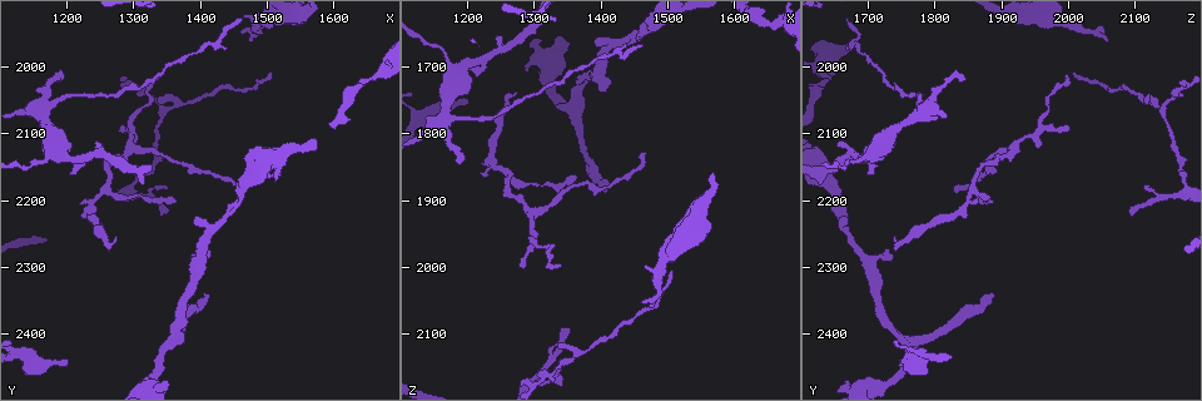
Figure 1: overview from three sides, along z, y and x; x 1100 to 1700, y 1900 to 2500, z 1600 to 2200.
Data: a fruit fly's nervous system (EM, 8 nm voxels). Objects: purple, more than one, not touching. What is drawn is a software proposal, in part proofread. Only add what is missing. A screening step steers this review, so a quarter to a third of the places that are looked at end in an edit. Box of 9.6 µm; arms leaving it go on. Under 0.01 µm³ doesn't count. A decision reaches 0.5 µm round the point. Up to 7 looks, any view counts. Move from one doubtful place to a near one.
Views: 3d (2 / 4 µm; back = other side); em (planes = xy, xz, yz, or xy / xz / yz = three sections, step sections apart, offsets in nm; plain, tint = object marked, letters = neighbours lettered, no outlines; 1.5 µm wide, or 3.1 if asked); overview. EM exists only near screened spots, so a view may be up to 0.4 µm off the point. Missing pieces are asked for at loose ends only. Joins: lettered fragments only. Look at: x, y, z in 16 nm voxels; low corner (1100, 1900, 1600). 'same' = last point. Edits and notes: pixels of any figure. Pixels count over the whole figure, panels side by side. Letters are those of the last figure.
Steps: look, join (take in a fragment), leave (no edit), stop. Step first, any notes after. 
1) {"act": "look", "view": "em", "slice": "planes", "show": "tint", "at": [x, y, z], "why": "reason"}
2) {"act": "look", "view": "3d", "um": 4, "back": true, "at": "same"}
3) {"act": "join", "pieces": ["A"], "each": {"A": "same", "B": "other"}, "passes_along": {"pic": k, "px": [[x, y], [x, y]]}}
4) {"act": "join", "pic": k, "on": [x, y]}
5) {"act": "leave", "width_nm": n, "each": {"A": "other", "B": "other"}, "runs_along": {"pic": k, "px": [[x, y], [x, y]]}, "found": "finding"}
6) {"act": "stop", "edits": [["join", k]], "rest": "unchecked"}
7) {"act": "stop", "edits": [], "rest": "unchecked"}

{"act": "look", "view": "em", "slice": "xz", "step": 8, "show": "tint", "at": [1200, 2440, 1750], "why": "free end"}

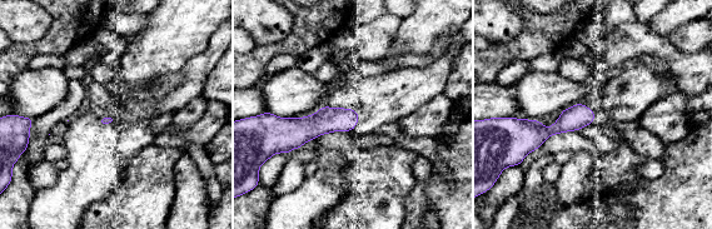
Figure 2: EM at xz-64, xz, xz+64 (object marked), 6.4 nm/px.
{"act": "look", "view": "em", "slice": "planes", "show": "letters", "at": "same"}

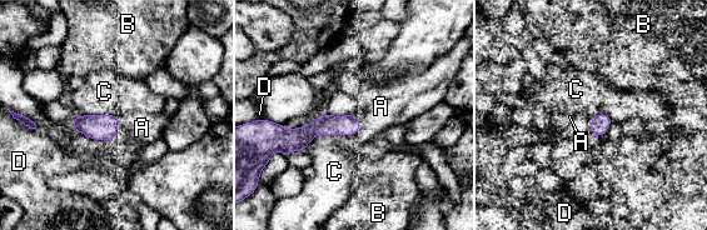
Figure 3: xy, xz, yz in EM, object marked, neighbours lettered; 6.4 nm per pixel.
{"act": "join", "pieces": ["A"], "each": {"A": "same", "B": "other", "C": "other", "D": "other"}, "found": "it goes on there"}

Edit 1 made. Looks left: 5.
{"act": "look", "view": "overview", "why": "redraw"}

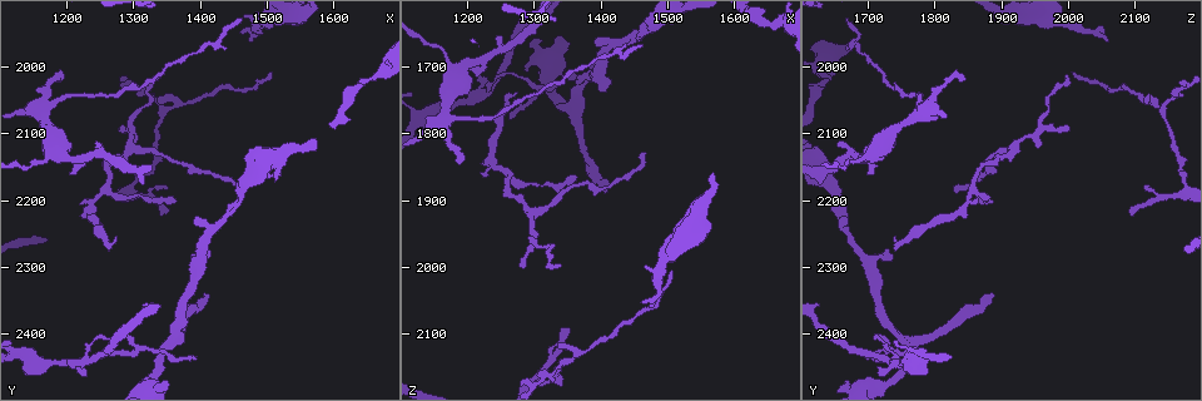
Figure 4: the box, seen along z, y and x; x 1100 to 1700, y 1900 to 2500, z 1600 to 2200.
{"act": "look", "view": "em", "slice": "yz", "step": 4, "show": "plain", "at": [1360, 2200, 1870], "why": "branch stops here"}

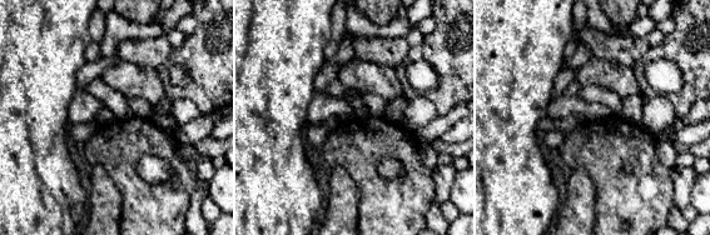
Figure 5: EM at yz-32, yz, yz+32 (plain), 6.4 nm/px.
{"act": "look", "view": "em", "slice": "yz", "step": 4, "show": "tint", "at": "same", "why": "where the object lies"}

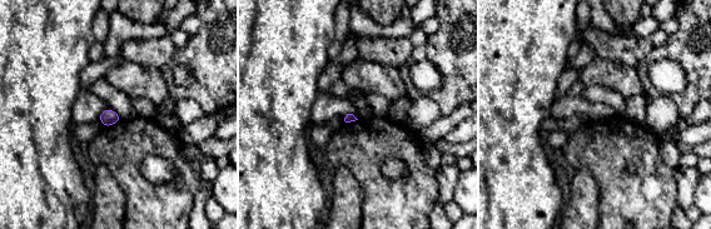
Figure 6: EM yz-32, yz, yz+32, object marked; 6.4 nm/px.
{"act": "look", "view": "em", "slice": "yz", "step": 4, "show": "letters", "at": "same"}

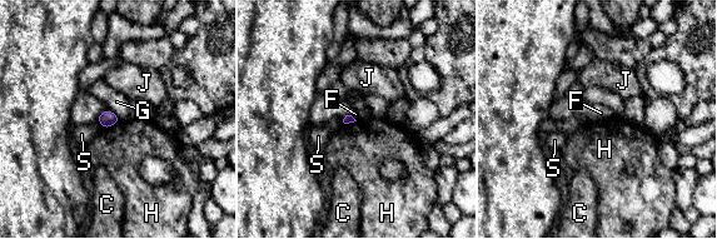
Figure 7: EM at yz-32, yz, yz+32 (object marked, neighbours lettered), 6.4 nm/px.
{"act": "leave", "each": {"C": "other", "F": "other", "G": "other", "H": "other", "J": "other", "S": "other"}, "border": {"pic": 7, "px": [[109, 108], [120, 120]]}, "found": "none of them fits"}

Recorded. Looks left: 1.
{"act": "look", "view": "em", "slice": "planes", "show": "letters", "at": [1465, 2185, 1830], "why": "an open end"}

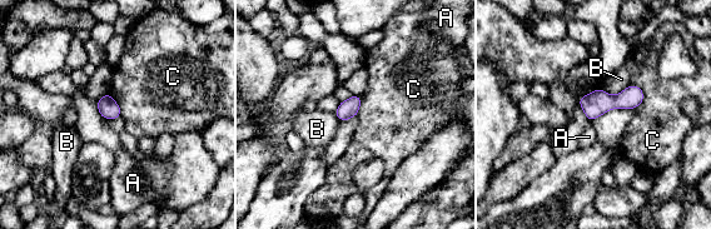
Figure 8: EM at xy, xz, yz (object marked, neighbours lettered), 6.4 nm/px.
{"act": "leave", "each": {"A": "other", "B": "other", "C": "other"}, "border": {"pic": 8, "px": [[631, 84], [644, 95], [635, 109]]}, "found": "no lettered fragment goes on from it"}

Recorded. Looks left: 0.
{"act": "stop", "edits": [["join", 3]], "rest": "unchecked"}

